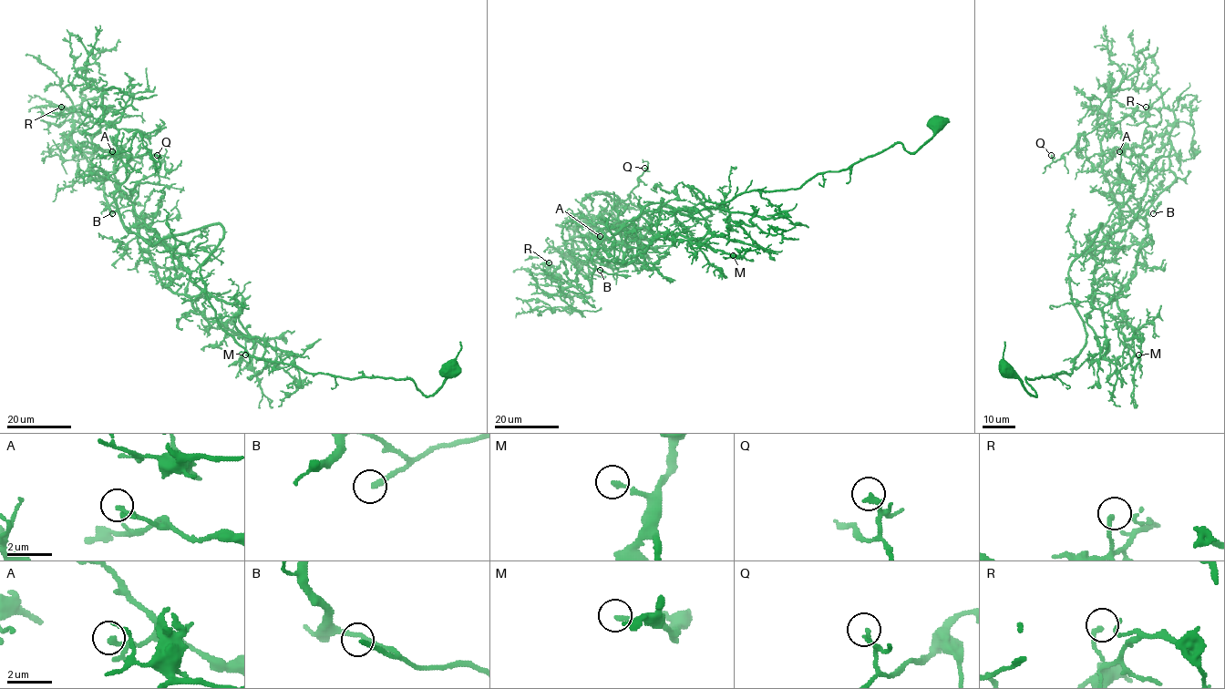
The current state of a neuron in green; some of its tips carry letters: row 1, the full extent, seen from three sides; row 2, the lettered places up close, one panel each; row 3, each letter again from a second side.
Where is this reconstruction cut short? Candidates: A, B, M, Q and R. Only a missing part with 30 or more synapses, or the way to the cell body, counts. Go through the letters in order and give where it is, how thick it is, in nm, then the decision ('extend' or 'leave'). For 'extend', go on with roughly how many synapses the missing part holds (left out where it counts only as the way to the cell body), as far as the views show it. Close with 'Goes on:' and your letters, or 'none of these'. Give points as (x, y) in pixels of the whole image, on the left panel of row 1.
A: place (112, 151); calibre 130 nm; leave
B: place (112, 213); calibre 190 nm; extend; 35 synapses
M: place (245, 354); calibre 170 nm; leave
Q: place (157, 155); calibre 150 nm; leave
R: place (61, 107); calibre 170 nm; leave
Goes on: B

